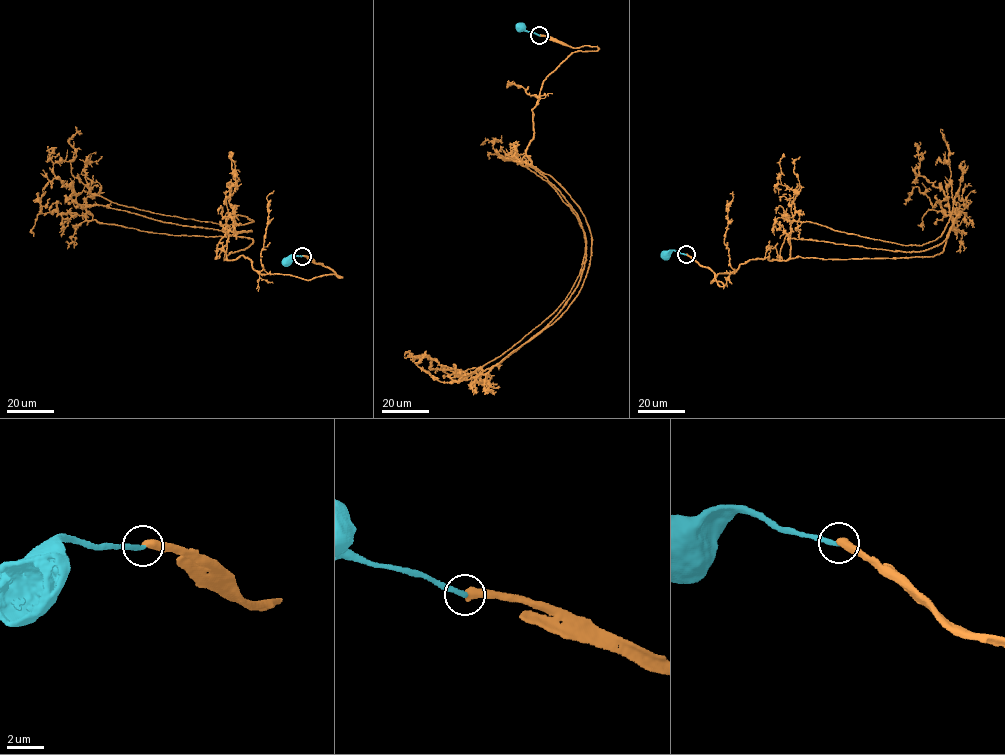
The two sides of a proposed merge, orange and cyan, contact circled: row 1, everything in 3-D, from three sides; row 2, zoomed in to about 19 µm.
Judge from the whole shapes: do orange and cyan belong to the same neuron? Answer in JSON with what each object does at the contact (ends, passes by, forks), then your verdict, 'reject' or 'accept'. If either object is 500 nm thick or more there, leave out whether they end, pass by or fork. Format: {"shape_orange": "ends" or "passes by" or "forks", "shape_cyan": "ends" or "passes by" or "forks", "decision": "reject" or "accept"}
{"shape_orange": "ends", "shape_cyan": "ends", "decision": "reject"}

